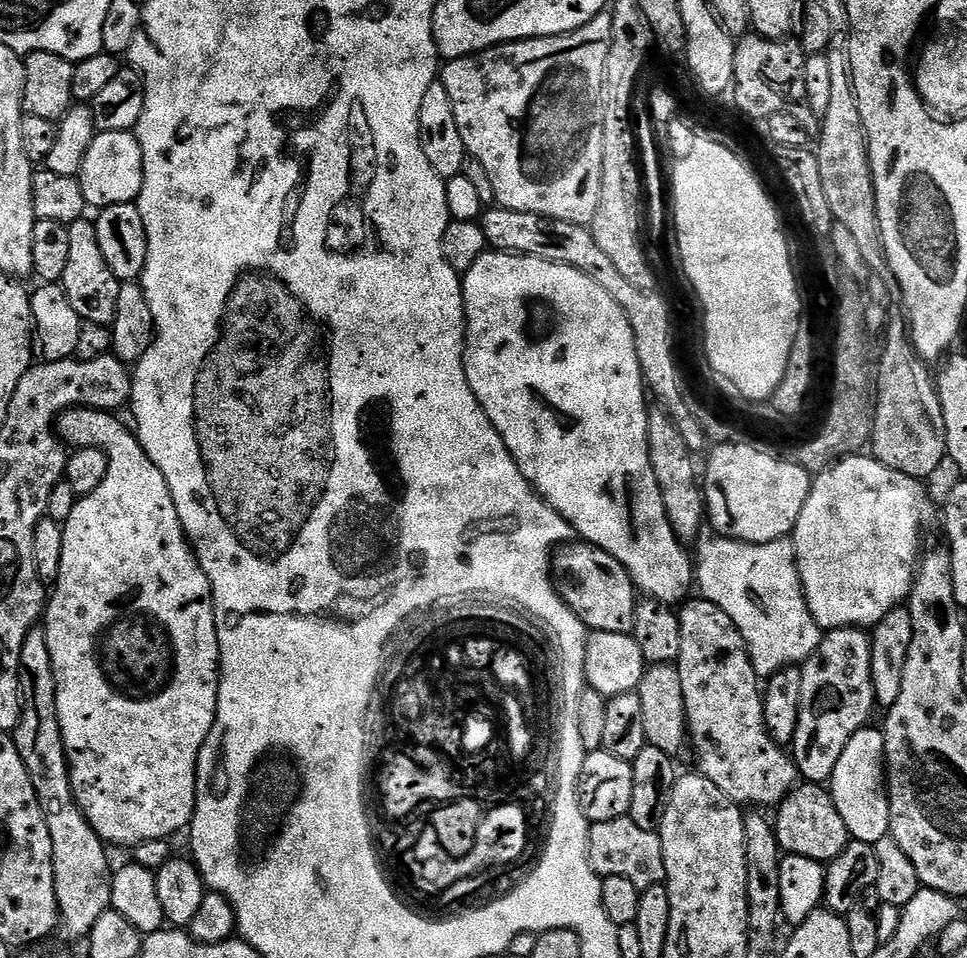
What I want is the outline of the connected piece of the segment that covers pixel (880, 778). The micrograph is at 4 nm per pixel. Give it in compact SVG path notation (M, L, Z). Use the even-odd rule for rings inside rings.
M872 727L860 728L858 734L846 742L846 750L842 750L838 766L834 766L830 791L834 806L838 806L838 814L842 814L842 822L846 822L849 837L874 846L881 838L889 835L890 806L886 787L884 733L879 727Z

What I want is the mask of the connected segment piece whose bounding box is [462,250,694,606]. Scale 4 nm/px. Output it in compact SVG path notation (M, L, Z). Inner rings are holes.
M495 250L484 252L482 258L478 258L478 262L474 262L474 266L470 266L470 270L463 273L462 283L464 285L464 369L466 370L466 382L470 382L470 390L474 390L474 398L478 398L482 410L486 410L486 418L490 418L490 422L494 426L494 430L498 430L502 442L506 442L506 450L510 450L510 454L514 458L518 470L522 470L526 482L530 482L532 487L536 489L537 494L550 507L558 510L558 514L562 514L562 518L566 518L566 522L570 522L573 533L581 541L593 544L596 548L606 550L606 554L618 558L618 562L622 562L622 566L626 566L626 570L631 574L633 584L636 585L637 589L645 597L667 602L672 606L679 605L681 602L689 599L691 592L688 591L691 588L693 591L694 588L694 560L690 555L689 549L681 544L679 538L674 534L674 530L670 526L670 518L666 518L666 506L662 506L662 490L658 490L658 482L654 478L654 466L650 466L650 450L648 449L648 414L650 411L650 400L646 395L644 375L638 362L638 350L634 346L634 330L630 330L630 322L626 318L623 310L618 306L618 302L596 281L595 276L589 273L580 272L578 269L571 268L565 264L555 264L552 260L543 260L537 256L520 256L517 252L498 252Z

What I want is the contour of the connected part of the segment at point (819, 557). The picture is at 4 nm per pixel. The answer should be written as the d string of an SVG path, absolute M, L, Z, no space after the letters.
M868 454L846 456L813 479L812 489L806 498L806 506L802 506L802 514L796 523L796 531L792 533L790 539L792 545L796 548L796 565L798 566L800 581L804 587L804 597L808 603L810 614L814 614L814 622L818 622L820 629L871 629L880 624L882 618L886 618L886 614L890 614L895 608L901 607L912 595L912 580L916 577L916 569L922 555L920 531L924 528L924 515L928 512L928 492L924 487L925 485L921 481L910 478L906 474L898 474L898 470L890 470L890 466L882 466L882 462L878 462Z

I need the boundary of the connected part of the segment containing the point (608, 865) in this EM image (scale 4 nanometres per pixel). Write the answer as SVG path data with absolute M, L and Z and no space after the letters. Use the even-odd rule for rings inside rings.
M629 815L614 818L614 822L598 822L589 827L588 857L590 866L601 878L627 878L641 890L665 883L666 862L662 858L660 833L640 829Z

